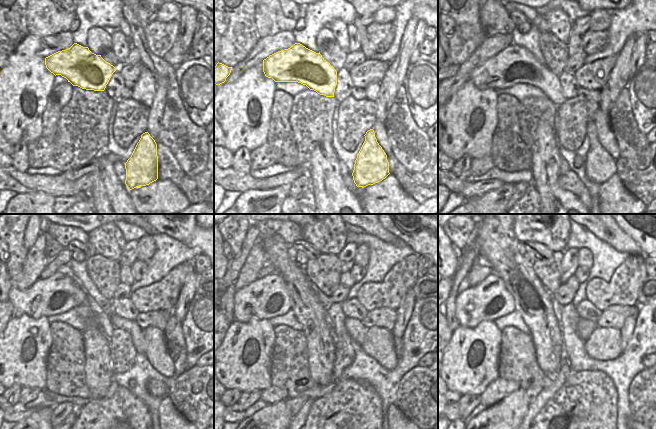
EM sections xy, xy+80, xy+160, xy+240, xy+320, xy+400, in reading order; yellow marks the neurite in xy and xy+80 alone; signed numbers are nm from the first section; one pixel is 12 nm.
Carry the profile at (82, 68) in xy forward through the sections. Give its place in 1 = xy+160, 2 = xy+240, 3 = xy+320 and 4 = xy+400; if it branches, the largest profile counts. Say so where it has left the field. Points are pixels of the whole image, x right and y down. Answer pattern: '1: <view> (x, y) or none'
1: xy+160 (515, 64)
2: xy+240 (57, 294)
3: xy+320 (267, 297)
4: xy+400 (487, 301)

